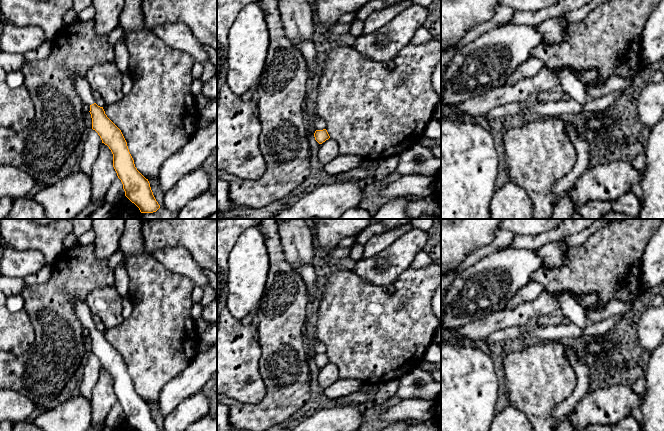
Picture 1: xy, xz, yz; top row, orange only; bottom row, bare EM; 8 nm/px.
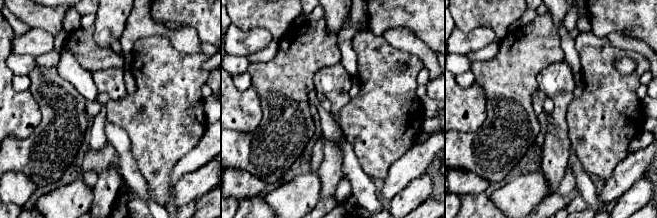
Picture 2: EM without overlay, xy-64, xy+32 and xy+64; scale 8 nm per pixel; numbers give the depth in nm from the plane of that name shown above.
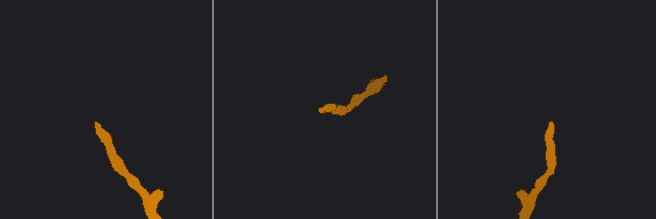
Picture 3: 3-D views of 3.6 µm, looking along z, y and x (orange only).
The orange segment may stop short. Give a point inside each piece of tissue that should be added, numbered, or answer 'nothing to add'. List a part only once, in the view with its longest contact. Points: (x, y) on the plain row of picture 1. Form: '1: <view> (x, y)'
1: xy (82, 310)

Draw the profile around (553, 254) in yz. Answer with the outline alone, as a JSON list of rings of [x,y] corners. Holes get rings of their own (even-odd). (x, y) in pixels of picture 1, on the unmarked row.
[[[564,241],[550,242],[534,251],[542,258],[543,267],[553,269],[561,267],[567,259],[570,248]]]

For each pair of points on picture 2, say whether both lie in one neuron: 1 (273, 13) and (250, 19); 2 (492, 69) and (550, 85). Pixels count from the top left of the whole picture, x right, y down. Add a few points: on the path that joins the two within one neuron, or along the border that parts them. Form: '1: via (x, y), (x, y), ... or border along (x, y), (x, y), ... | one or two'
1: via (267, 14), (256, 14) | one
2: border along (552, 64), (549, 64), (538, 74), (537, 88) | two

